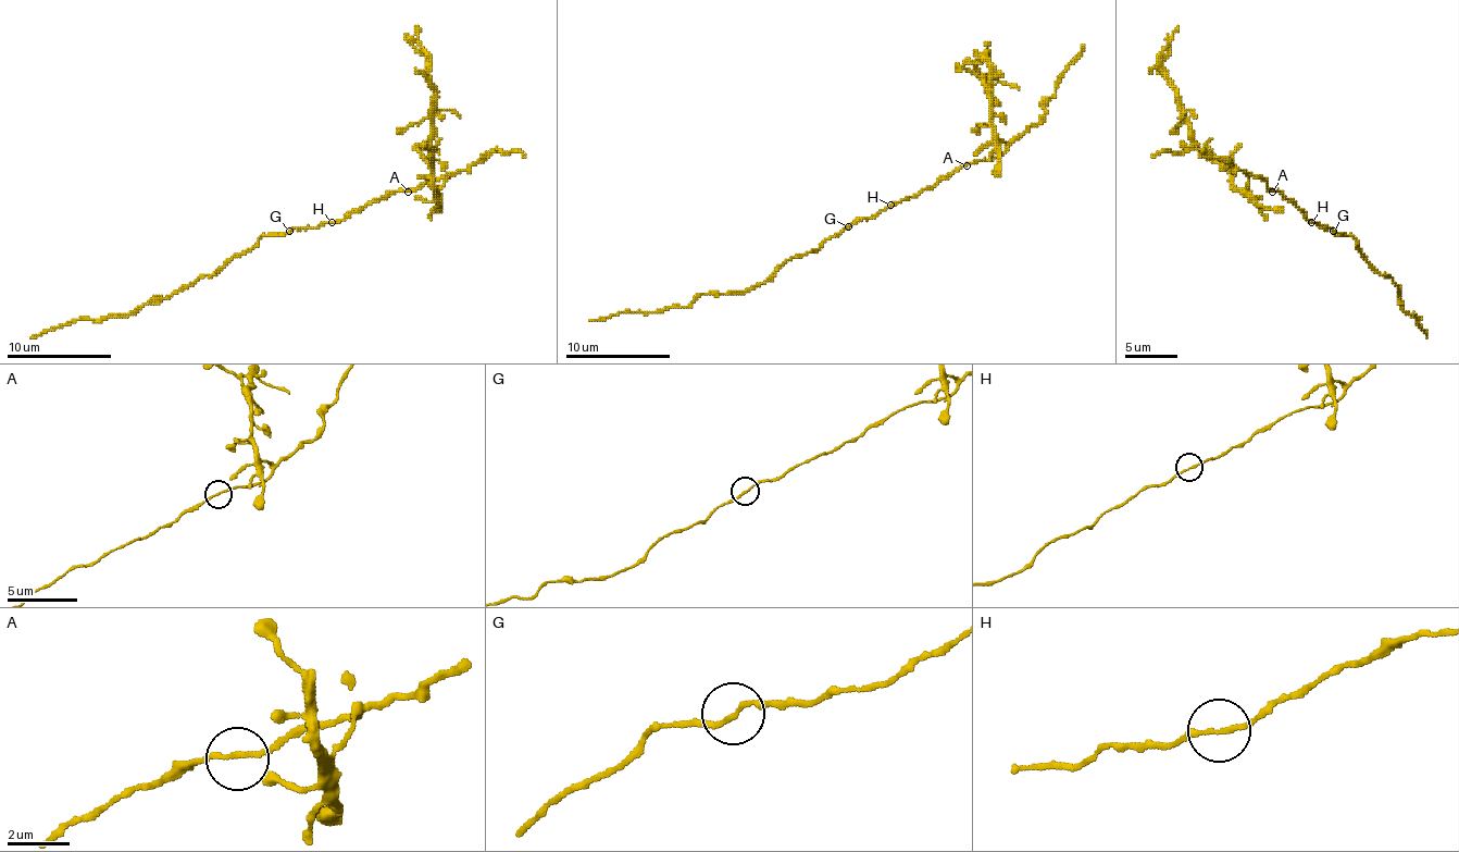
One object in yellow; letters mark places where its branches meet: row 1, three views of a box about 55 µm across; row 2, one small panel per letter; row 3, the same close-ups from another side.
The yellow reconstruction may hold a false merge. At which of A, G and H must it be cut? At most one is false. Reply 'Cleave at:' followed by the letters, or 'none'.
Cleave at: none

